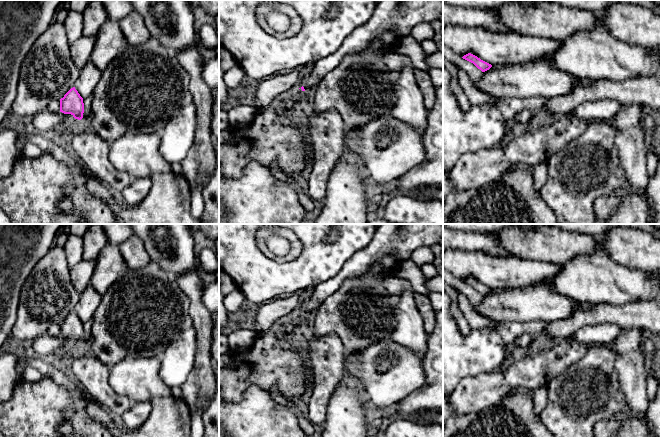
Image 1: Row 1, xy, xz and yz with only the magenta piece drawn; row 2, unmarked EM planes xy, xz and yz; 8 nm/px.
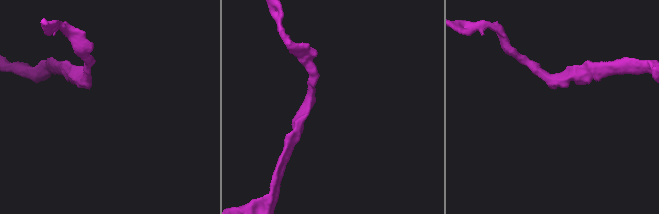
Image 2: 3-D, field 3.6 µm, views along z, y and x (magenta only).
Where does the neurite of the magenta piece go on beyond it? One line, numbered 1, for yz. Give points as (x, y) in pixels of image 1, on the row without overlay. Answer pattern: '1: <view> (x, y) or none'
1: none

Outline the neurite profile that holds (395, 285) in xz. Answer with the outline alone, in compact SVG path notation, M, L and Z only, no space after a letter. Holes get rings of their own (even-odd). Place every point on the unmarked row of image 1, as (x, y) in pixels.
M396 276L384 281L384 286L388 293L393 295L400 294L403 290L411 290L410 284L407 280L398 278Z

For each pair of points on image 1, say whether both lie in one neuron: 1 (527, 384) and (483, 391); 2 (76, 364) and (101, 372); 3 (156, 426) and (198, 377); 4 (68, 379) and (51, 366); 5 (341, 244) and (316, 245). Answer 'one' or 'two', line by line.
1: one
2: one
3: two
4: one
5: one

